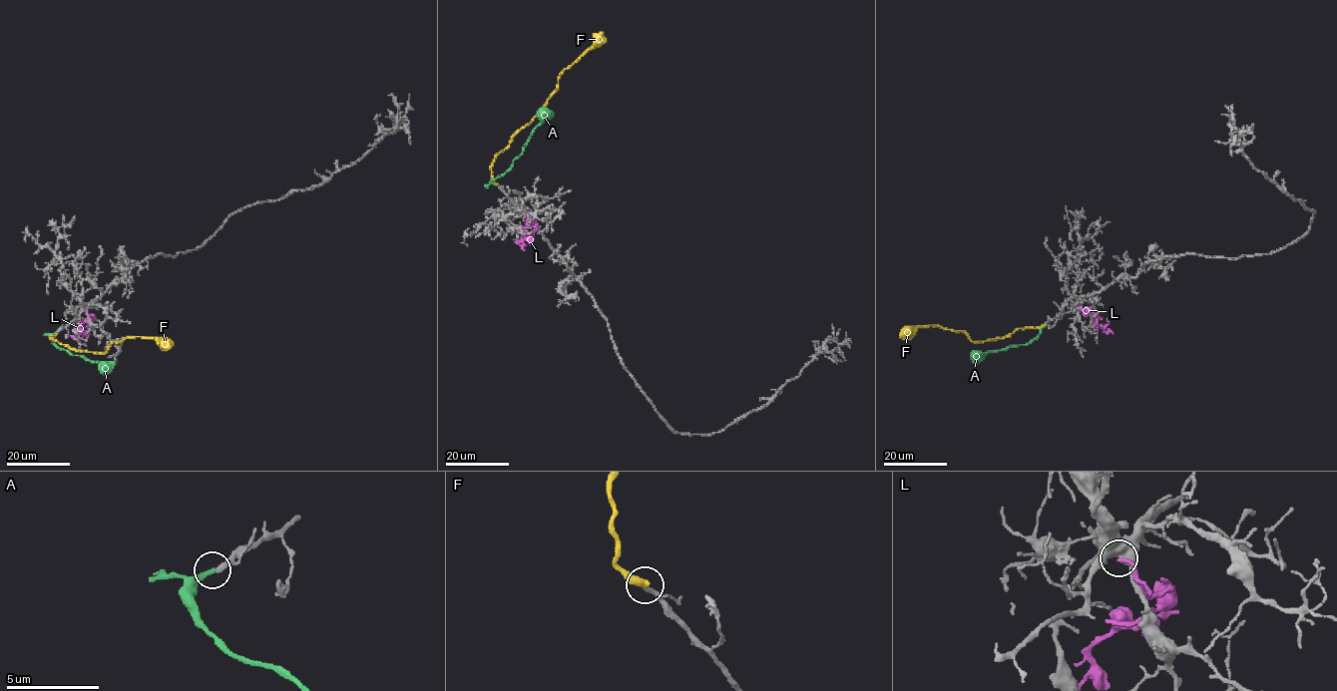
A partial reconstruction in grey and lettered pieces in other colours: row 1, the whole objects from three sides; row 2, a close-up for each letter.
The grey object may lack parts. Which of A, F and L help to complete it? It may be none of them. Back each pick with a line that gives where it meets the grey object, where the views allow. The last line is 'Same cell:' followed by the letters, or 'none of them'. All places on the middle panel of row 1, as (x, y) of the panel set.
A: Touches grey at (496, 184)
Same cell: A

